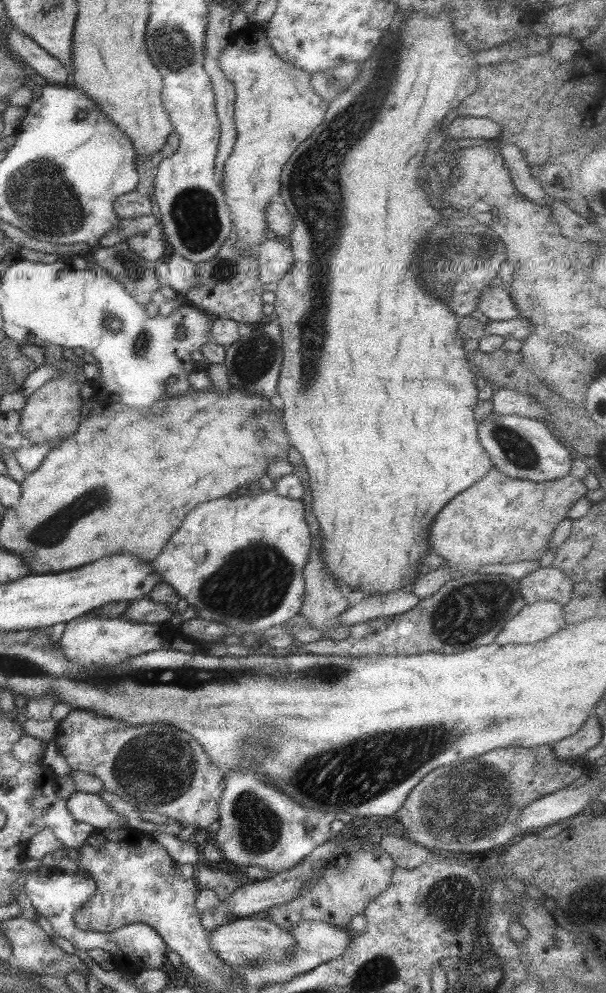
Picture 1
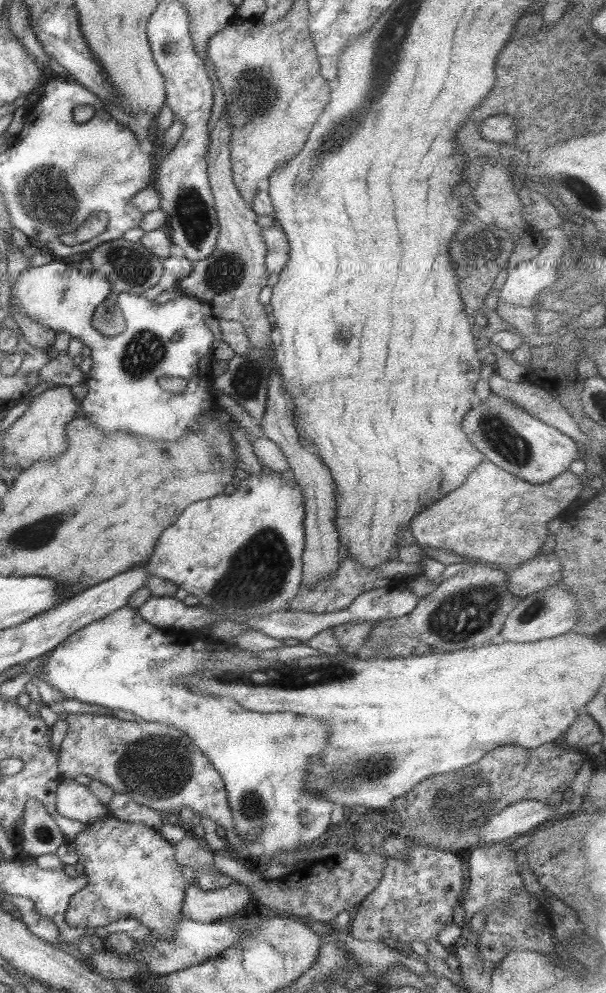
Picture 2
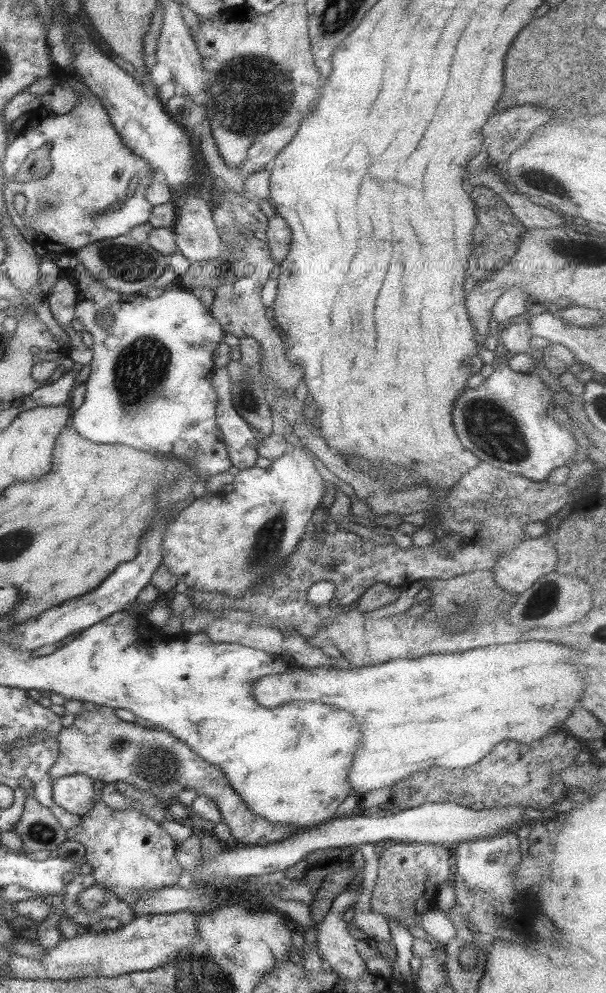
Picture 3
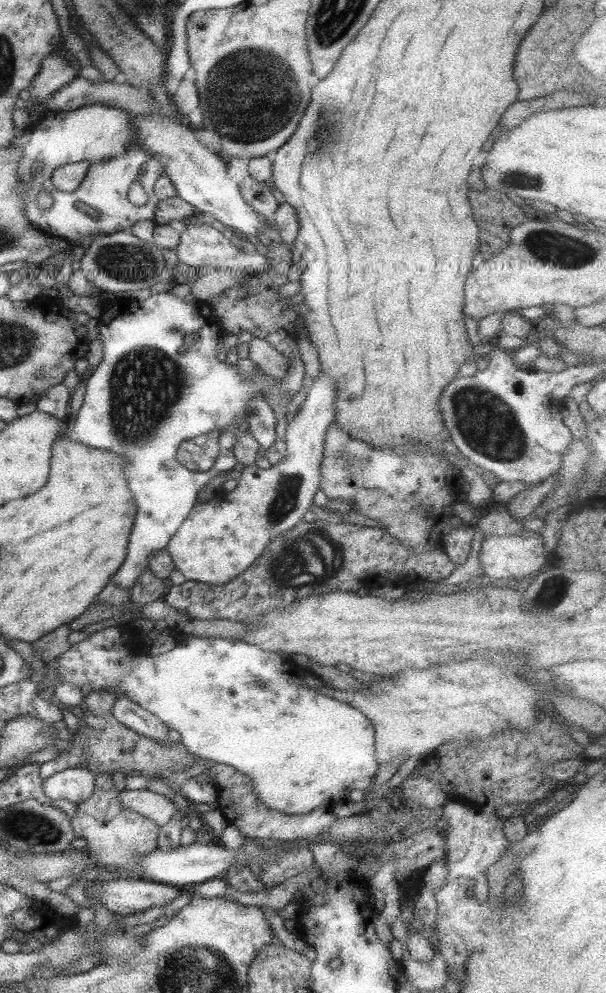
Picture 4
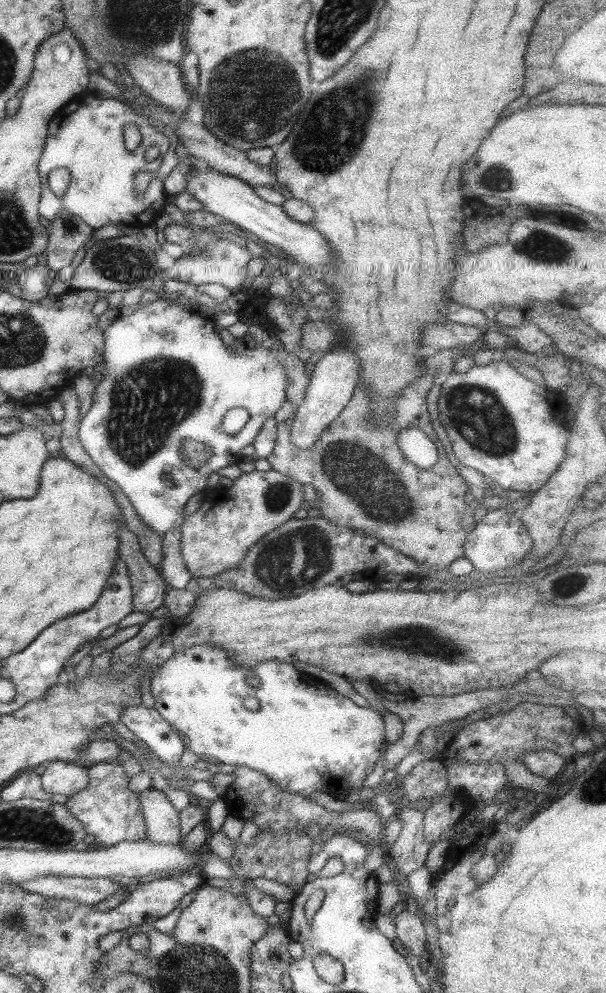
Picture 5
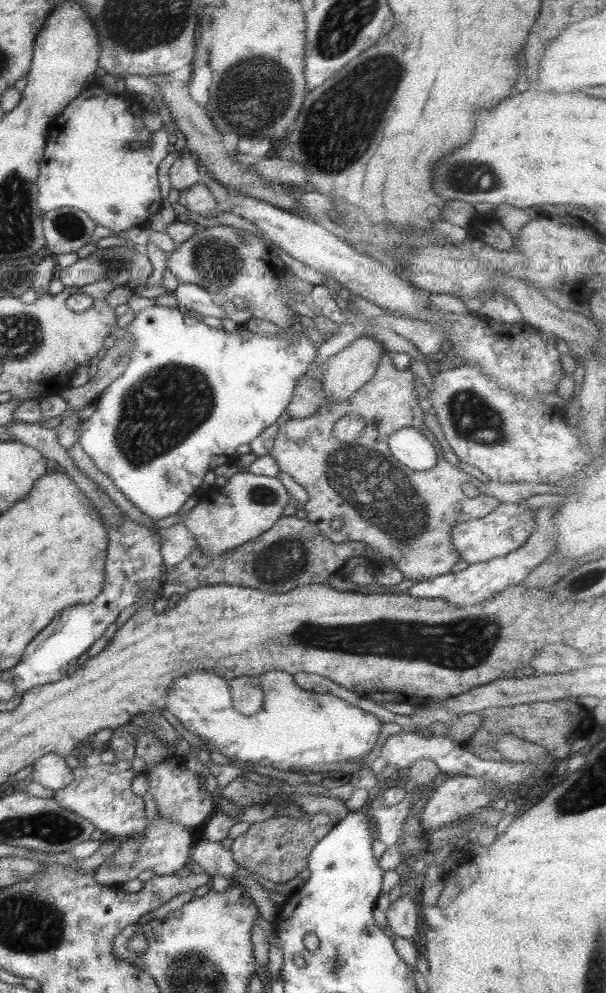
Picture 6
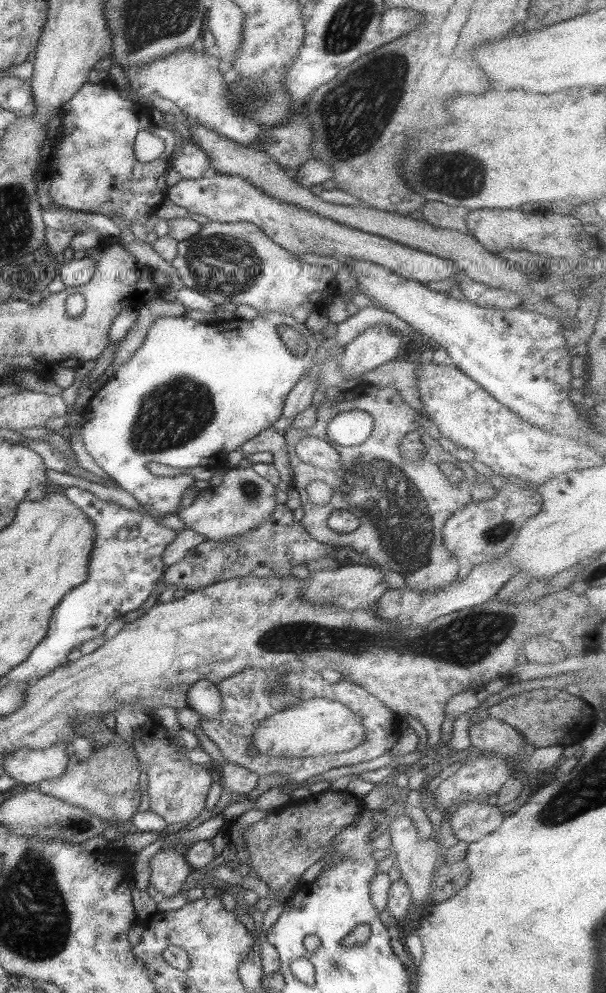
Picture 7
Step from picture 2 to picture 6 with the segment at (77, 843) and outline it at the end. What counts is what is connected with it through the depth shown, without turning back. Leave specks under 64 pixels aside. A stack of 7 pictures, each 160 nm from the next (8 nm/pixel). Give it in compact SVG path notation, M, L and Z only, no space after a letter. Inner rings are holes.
M114 760L111 764L91 767L80 765L72 769L72 781L65 788L55 790L52 798L61 808L87 820L103 834L103 839L138 838L146 822L141 796L129 789L136 775L129 761Z

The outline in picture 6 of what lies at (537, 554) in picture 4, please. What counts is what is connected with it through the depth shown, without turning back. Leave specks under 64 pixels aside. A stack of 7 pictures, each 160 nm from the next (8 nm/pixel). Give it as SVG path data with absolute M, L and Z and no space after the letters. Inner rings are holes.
M523 500L513 504L499 503L479 518L457 523L451 529L450 541L460 556L459 560L469 565L487 562L519 548L533 532L533 519L534 510L526 507Z

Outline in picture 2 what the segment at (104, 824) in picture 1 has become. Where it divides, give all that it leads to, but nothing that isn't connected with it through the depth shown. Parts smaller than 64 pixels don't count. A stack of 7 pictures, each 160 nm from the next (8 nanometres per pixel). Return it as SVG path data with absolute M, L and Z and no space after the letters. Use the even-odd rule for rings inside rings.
M60 780L55 784L56 812L65 819L70 819L81 824L101 821L109 816L106 806L101 804L87 787L73 780Z

